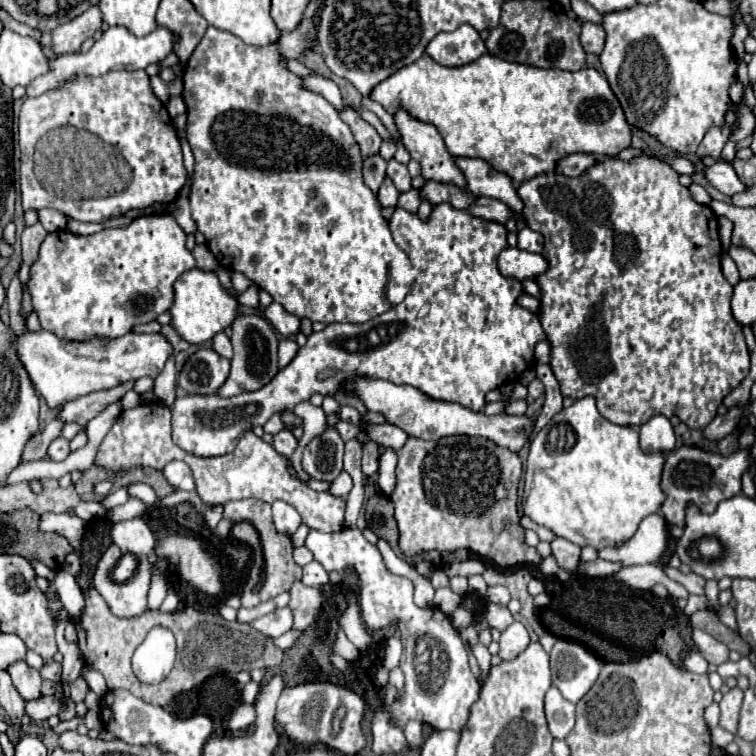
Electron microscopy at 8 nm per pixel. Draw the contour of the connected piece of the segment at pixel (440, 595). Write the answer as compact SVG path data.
M440 588L436 590L436 598L434 604L442 610L442 612L454 612L460 604L462 604L462 596L452 592L450 588Z

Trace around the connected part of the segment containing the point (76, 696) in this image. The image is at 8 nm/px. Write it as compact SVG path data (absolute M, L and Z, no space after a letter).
M81 676L78 677L74 682L70 684L70 691L71 691L70 698L75 703L84 701L84 698L88 691L87 682Z

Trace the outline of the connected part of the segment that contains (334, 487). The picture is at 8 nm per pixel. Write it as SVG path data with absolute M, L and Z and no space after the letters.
M342 472L332 484L330 484L330 494L332 496L340 496L340 498L346 498L348 496L348 492L350 492L350 488L352 488L352 478L346 474L346 472Z

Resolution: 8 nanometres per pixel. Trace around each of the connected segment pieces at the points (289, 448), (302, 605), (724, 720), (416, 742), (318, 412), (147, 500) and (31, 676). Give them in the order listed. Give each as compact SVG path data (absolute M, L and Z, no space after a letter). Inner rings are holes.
M282 430L274 436L272 446L282 454L282 456L292 456L292 452L298 448L298 438L290 430Z
M300 580L292 584L290 588L290 604L288 608L292 610L294 614L294 624L292 624L292 630L304 630L308 628L314 618L318 616L320 612L320 606L322 606L322 592L318 588L312 588L312 586L306 586L302 584Z
M732 688L728 694L724 694L720 702L720 726L732 734L736 734L738 730L738 714L742 706L742 696L744 692L740 688Z
M416 720L408 722L404 728L404 734L410 746L420 746L422 744L422 722L416 722Z
M300 402L294 408L294 414L298 418L302 418L302 422L304 422L304 436L300 440L300 448L304 448L314 436L318 436L318 428L326 428L328 426L324 410L312 406L310 402Z
M142 482L130 484L130 486L128 486L128 494L130 494L132 498L142 500L144 504L154 504L154 502L156 502L156 494L154 494L154 490L152 490L148 484L142 484Z
M16 662L8 668L10 676L12 676L12 682L18 690L18 694L30 702L30 700L38 700L42 694L40 694L40 686L42 686L42 678L40 678L40 672L30 668L26 662Z

